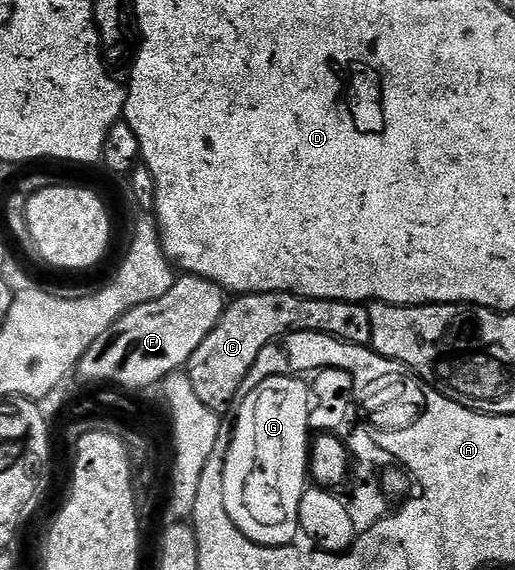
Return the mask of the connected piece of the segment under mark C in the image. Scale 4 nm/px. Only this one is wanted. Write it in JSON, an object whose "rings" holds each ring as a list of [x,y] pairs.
{"rings":[[[283,291],[239,295],[227,306],[212,333],[208,333],[204,341],[200,341],[196,353],[192,353],[190,362],[184,368],[184,374],[192,381],[196,397],[200,397],[200,401],[204,401],[210,411],[225,412],[225,407],[239,398],[240,385],[244,385],[248,369],[256,365],[260,349],[271,346],[291,331],[324,333],[343,339],[345,343],[364,347],[370,341],[370,312],[361,303],[302,299],[298,295],[289,295]]]}

